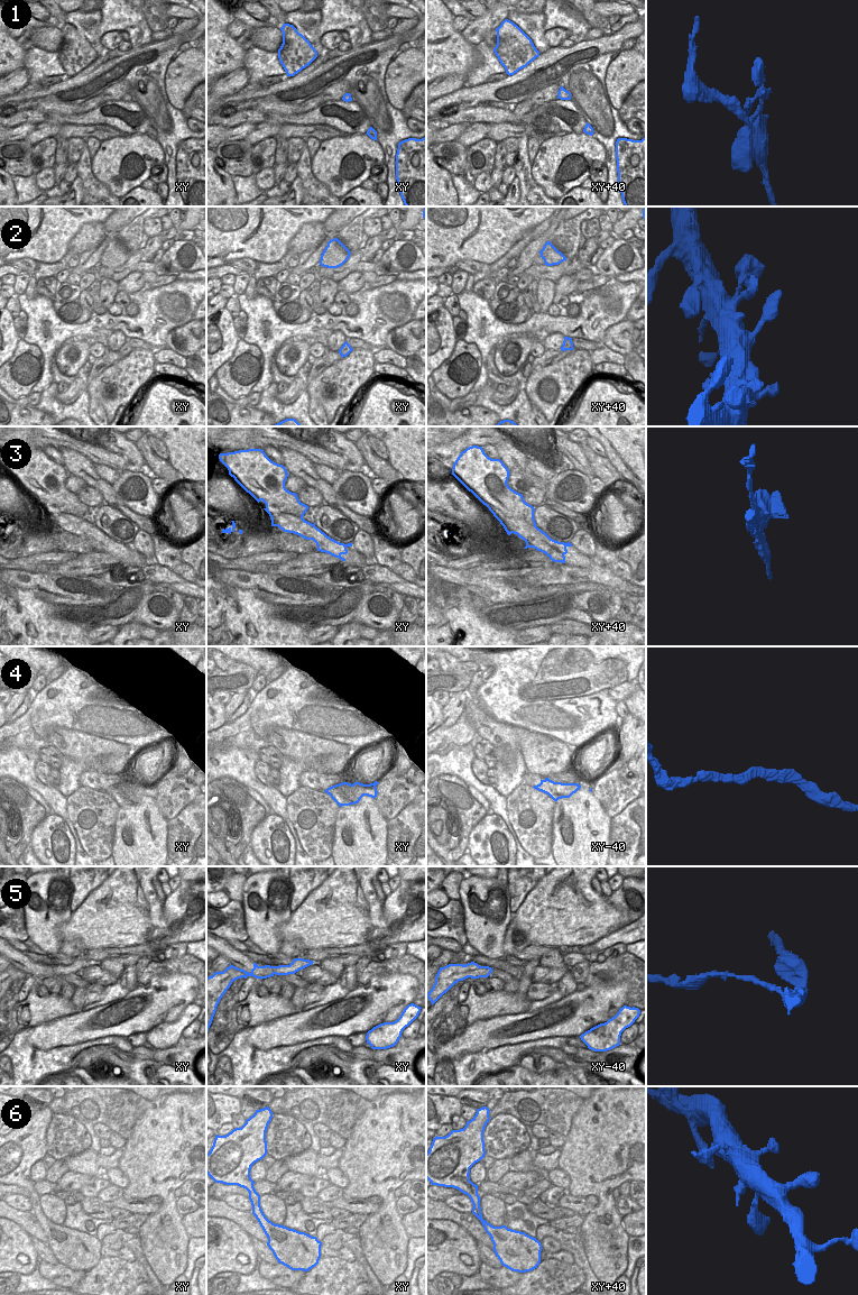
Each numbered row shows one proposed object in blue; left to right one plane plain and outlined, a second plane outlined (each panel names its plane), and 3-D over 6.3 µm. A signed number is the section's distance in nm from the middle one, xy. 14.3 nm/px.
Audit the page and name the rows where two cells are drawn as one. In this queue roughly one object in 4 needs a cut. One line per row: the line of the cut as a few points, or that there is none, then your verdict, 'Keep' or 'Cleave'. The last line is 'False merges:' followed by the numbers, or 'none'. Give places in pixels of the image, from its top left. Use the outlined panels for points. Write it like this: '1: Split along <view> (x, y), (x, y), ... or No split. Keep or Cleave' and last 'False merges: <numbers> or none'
1: No split. Keep
2: No split. Keep
3: Split along xy+40 (494, 514), (503, 512), (509, 517), (523, 519), (535, 526). Cleave
4: No split. Keep
5: No split. Keep
6: No split. Keep
False merges: 3.

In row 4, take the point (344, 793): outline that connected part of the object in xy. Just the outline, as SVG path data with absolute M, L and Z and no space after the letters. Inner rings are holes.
M357 781L353 784L342 782L327 788L324 792L330 795L331 798L339 805L339 807L350 806L358 803L363 796L375 799L378 793L376 788L378 783L379 782L377 781L370 784L363 784Z

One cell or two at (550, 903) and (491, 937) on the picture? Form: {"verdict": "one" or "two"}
{"verdict": "two"}

